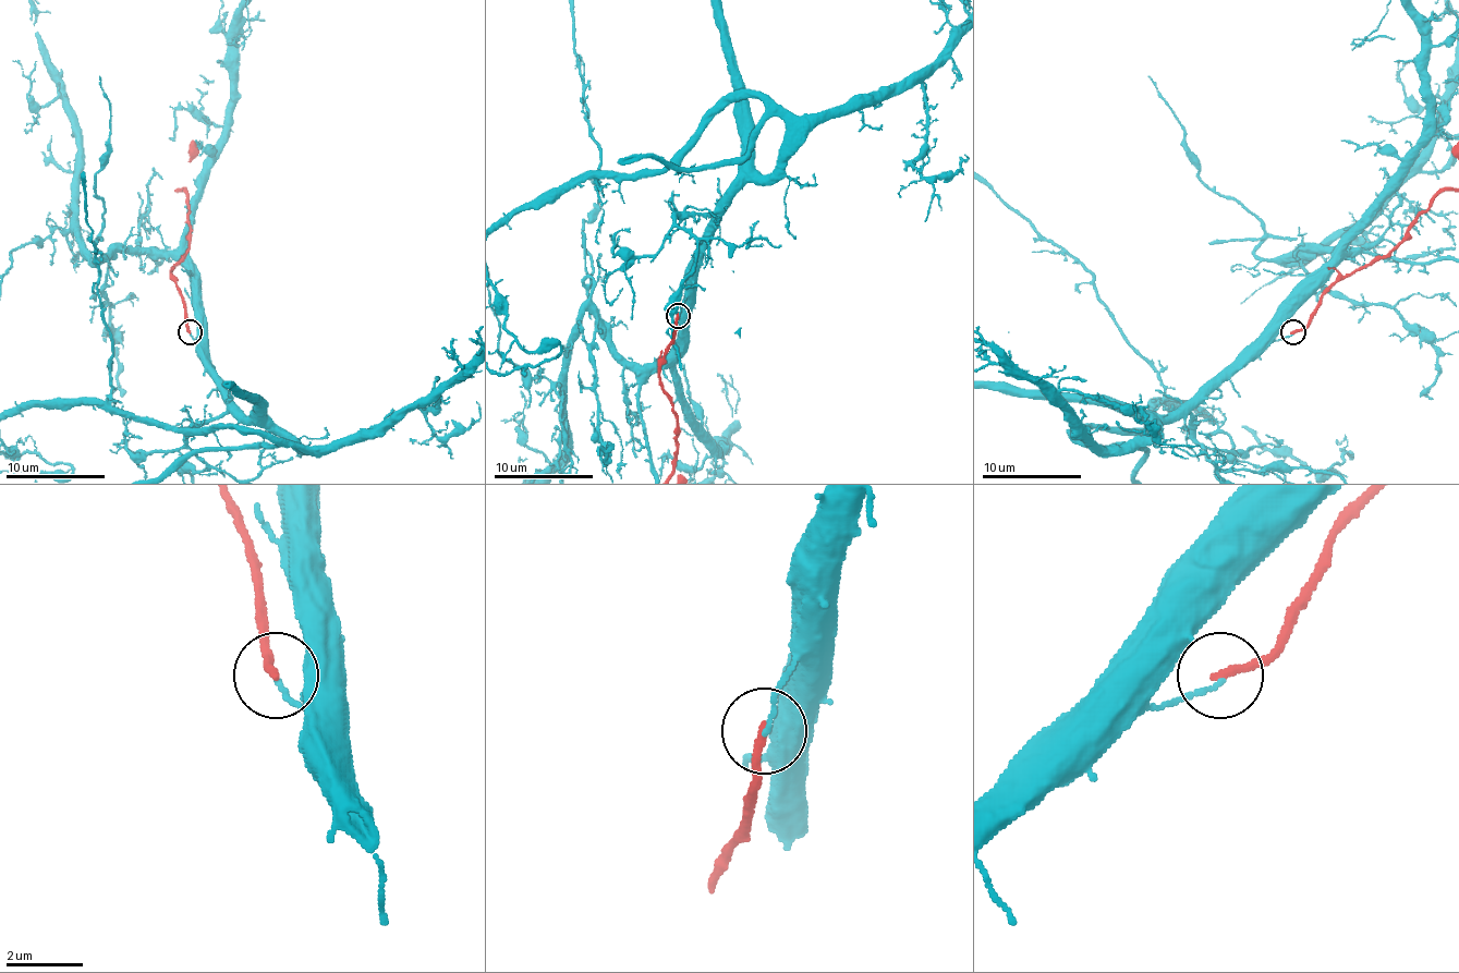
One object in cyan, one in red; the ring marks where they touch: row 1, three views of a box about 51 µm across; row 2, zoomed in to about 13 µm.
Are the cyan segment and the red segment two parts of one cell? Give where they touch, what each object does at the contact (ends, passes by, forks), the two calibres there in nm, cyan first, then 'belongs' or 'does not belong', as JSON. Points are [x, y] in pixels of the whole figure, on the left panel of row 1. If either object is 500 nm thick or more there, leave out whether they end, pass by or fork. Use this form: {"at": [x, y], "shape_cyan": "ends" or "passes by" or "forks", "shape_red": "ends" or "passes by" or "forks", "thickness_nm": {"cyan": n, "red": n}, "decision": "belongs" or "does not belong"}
{"at": [190, 332], "shape_cyan": "ends", "shape_red": "ends", "thickness_nm": {"cyan": 120, "red": 220}, "decision": "does not belong"}

